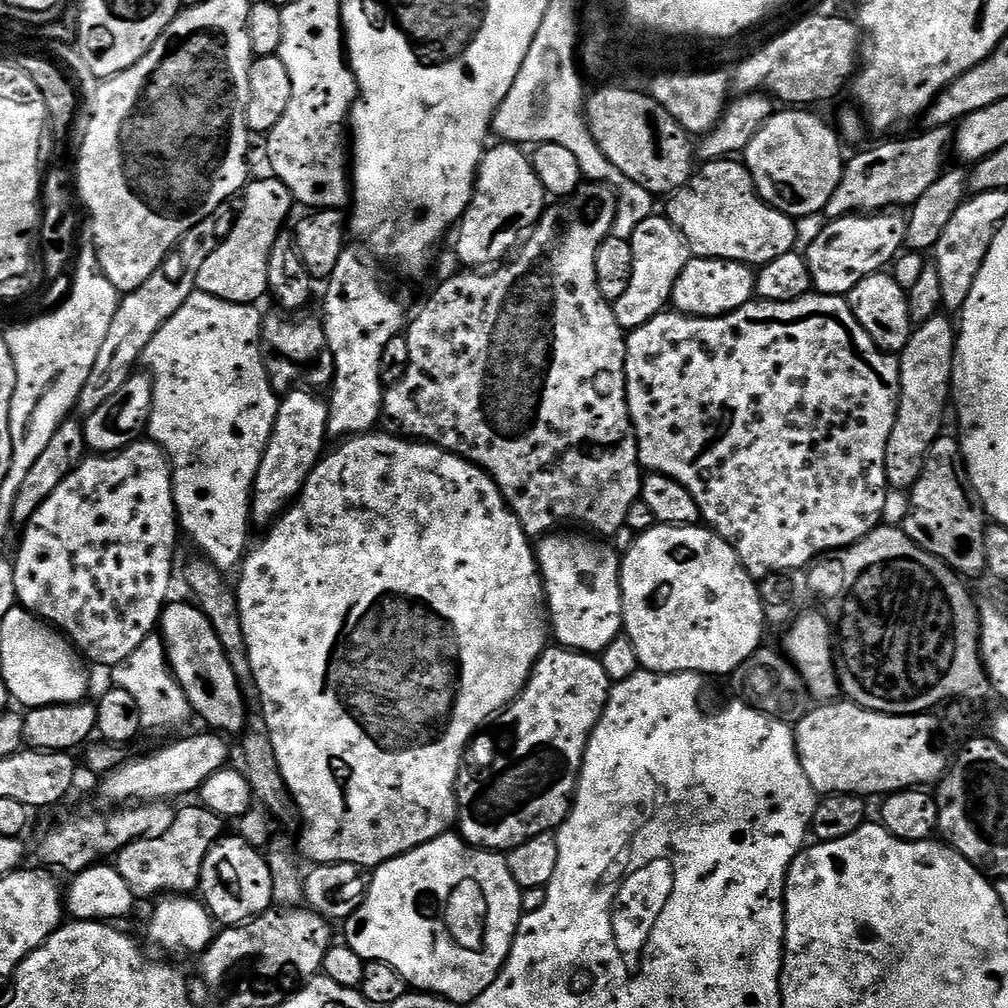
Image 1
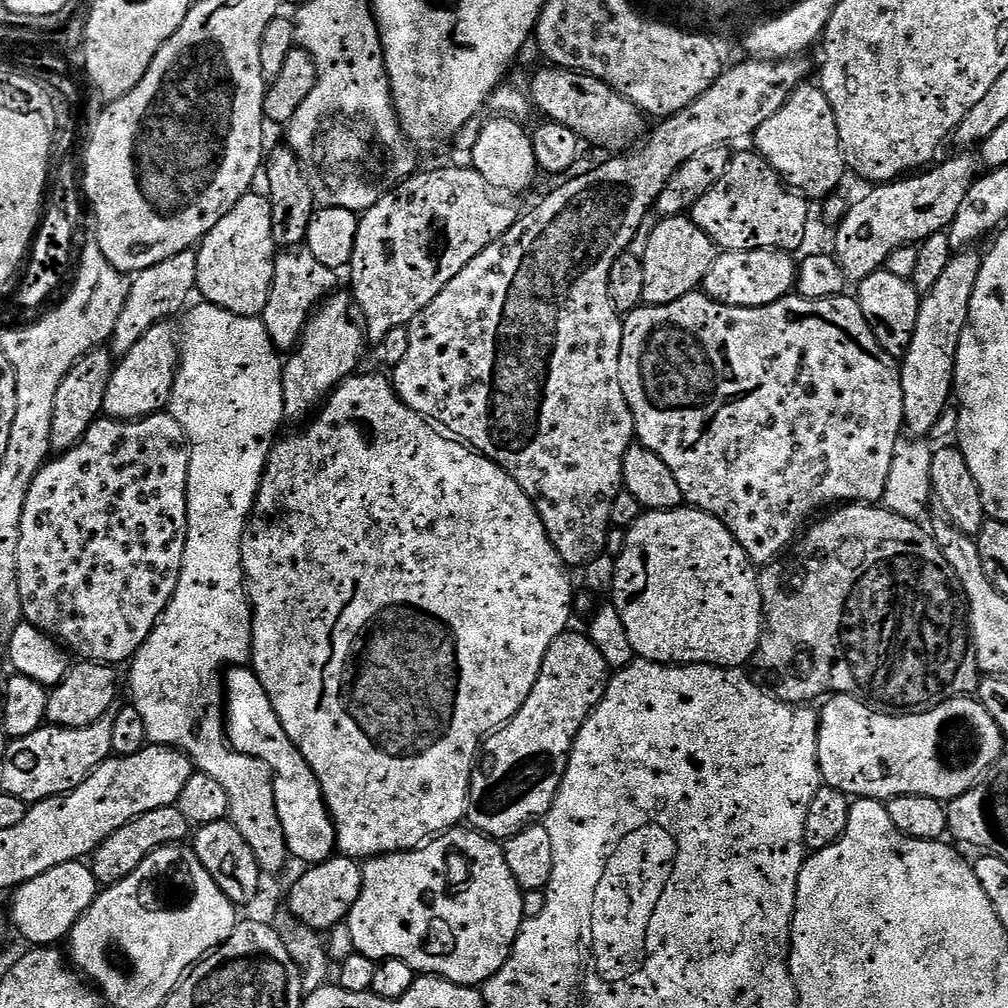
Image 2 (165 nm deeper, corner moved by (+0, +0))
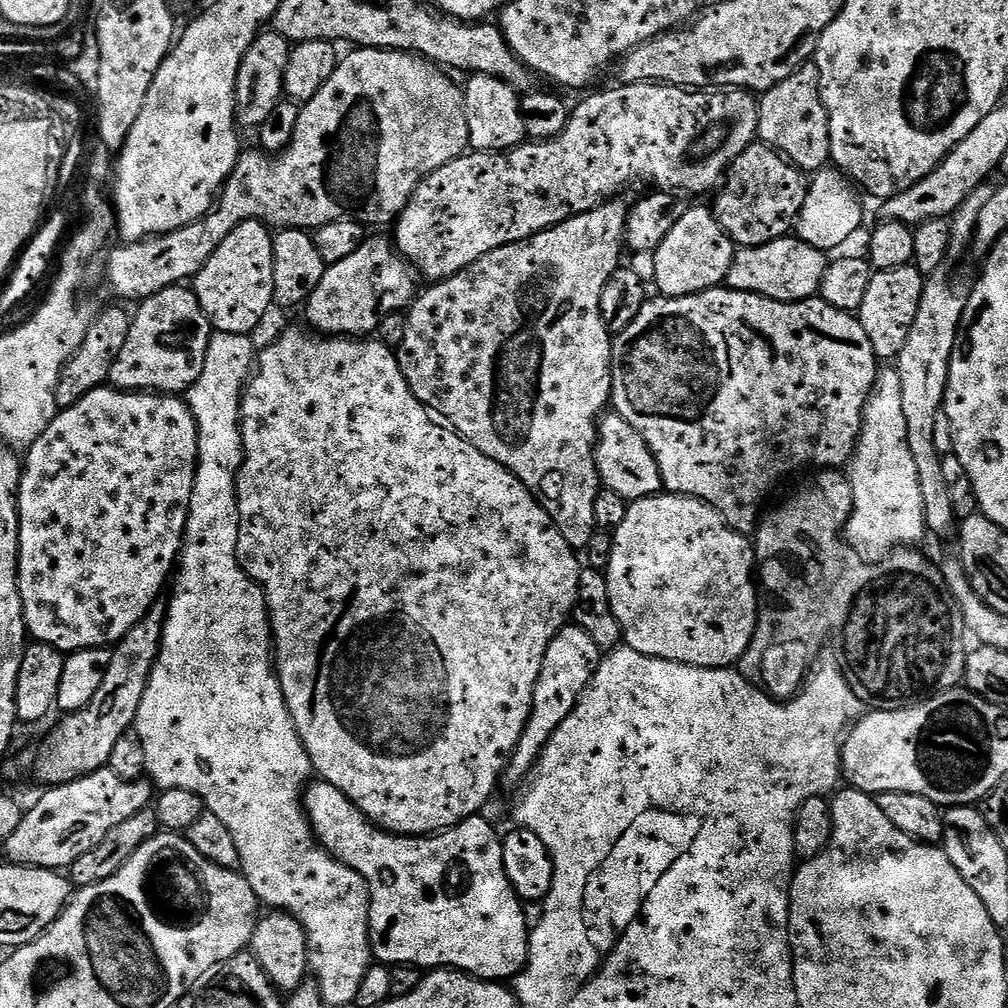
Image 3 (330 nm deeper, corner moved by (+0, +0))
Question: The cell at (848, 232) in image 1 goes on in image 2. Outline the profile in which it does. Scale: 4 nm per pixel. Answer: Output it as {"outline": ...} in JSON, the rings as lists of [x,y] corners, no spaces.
{"outline":[[[975,155],[952,156],[949,160],[942,160],[919,174],[908,174],[903,178],[897,178],[868,190],[872,192],[866,193],[857,204],[853,203],[839,224],[835,225],[836,249],[834,249],[834,255],[849,281],[865,280],[870,274],[883,269],[886,258],[890,258],[890,254],[894,254],[894,250],[907,244],[919,245],[921,240],[933,236],[936,232],[945,231],[951,226],[954,222],[954,214],[958,214],[958,206],[962,206],[962,201],[966,198],[970,186],[977,178],[978,160]]]}

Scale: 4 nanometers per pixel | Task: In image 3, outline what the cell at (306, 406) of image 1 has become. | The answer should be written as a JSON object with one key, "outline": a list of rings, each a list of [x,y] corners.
{"outline":[[[369,235],[347,258],[342,262],[334,262],[327,265],[322,274],[322,282],[314,286],[308,303],[303,305],[302,313],[309,329],[323,334],[329,338],[368,338],[379,329],[382,318],[386,318],[391,312],[407,309],[418,295],[416,288],[417,277],[414,269],[399,252],[391,239],[383,240],[380,236]]]}

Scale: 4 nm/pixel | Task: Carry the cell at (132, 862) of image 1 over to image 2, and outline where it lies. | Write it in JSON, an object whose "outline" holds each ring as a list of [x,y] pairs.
{"outline":[[[175,806],[162,810],[150,810],[150,814],[142,814],[134,818],[126,826],[122,826],[122,830],[114,830],[114,834],[110,834],[110,838],[103,840],[92,853],[90,867],[97,885],[107,886],[122,882],[122,878],[134,874],[137,866],[156,848],[187,841],[189,836],[188,819]]]}

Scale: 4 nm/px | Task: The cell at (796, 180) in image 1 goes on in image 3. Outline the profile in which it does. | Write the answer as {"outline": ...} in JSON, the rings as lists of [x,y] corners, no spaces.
{"outline":[[[815,63],[805,64],[790,74],[790,78],[775,84],[759,97],[758,103],[758,136],[763,143],[775,148],[805,173],[815,174],[829,167],[832,151],[828,111],[820,100],[820,79]]]}

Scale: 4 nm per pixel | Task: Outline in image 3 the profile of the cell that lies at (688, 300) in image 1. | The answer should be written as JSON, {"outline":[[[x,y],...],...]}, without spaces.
{"outline":[[[792,234],[757,248],[737,247],[726,284],[739,292],[753,292],[771,300],[810,300],[819,293],[822,274],[826,274],[830,263],[829,257],[824,256],[827,255],[821,249],[802,242]]]}

